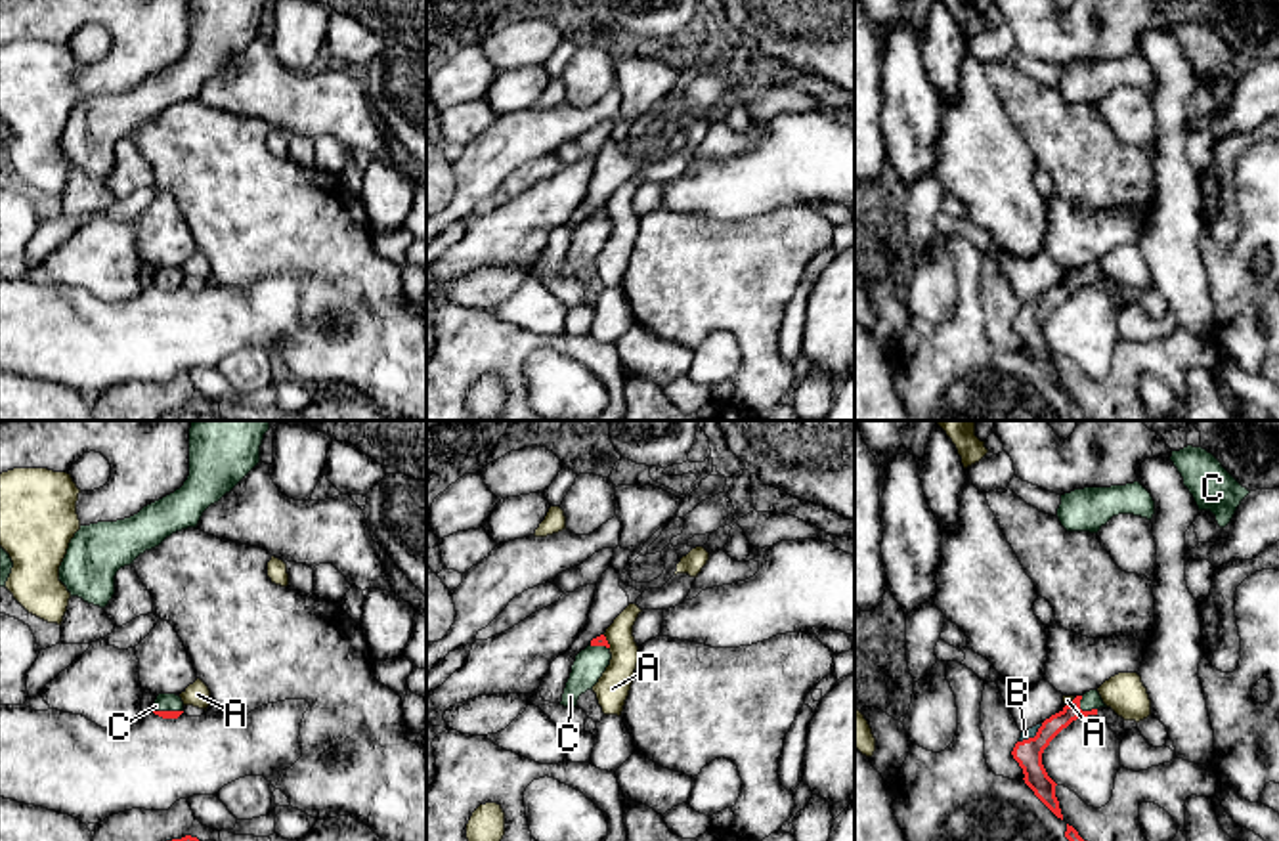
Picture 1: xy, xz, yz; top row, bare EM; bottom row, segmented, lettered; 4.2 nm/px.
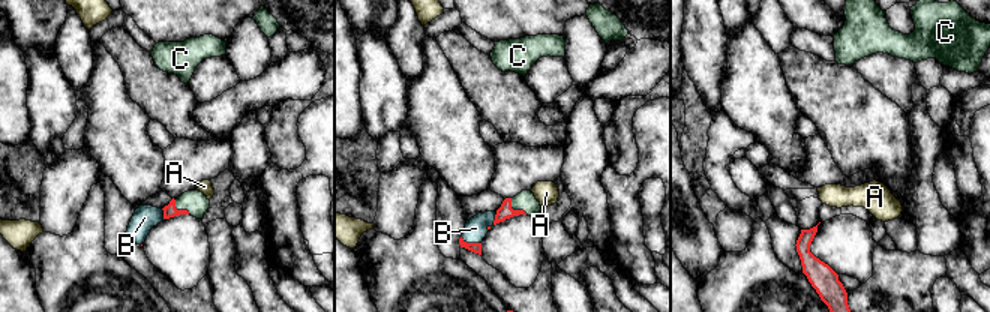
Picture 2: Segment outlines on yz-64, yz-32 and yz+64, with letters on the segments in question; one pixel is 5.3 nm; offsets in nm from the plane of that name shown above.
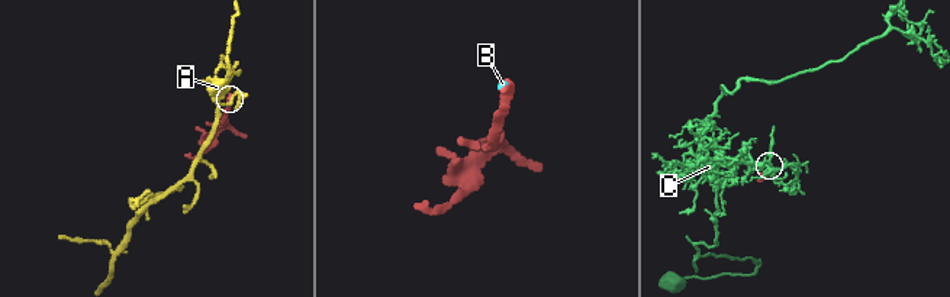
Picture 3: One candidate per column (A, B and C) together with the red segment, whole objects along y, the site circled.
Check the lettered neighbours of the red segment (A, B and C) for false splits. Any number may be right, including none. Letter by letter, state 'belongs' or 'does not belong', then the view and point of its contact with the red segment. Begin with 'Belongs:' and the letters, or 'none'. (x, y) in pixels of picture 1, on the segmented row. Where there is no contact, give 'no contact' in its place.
Belongs: B, C
A: does not belong; contact xz (606, 641)
B: belongs; contact yz (1035, 736)
C: belongs; contact yz (1081, 710)

